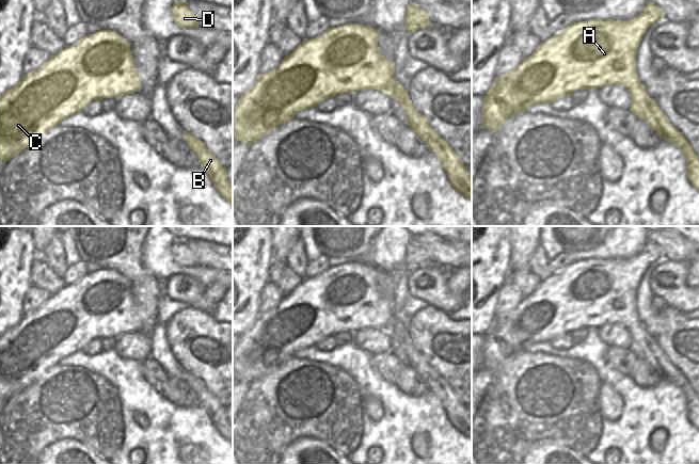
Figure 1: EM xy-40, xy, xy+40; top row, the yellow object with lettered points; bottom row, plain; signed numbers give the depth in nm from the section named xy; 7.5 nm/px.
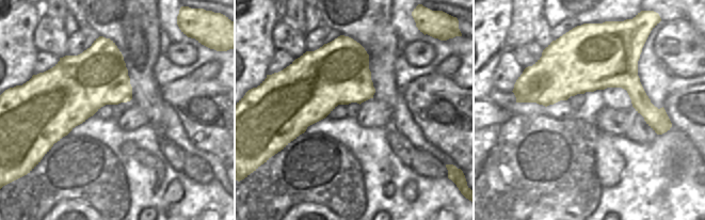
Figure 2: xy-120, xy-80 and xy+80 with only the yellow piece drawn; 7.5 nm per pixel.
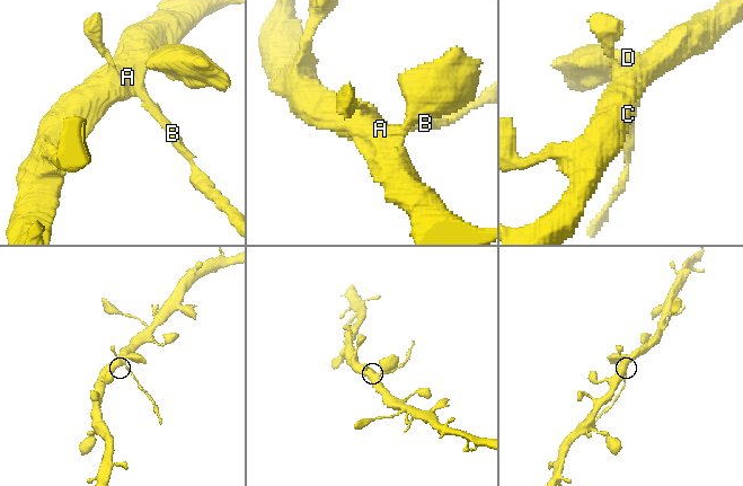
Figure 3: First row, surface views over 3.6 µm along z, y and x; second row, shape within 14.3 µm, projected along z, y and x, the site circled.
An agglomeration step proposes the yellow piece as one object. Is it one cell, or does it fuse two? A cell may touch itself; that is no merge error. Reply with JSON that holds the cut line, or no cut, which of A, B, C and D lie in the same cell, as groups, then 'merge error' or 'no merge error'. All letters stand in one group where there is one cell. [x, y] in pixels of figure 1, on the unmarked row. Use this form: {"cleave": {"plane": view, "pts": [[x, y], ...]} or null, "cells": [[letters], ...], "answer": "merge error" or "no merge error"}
{"cleave": {"plane": "xy+40", "pts": [[649, 335], [640, 356]]}, "cells": [["A", "C", "D"], ["B"]], "answer": "merge error"}

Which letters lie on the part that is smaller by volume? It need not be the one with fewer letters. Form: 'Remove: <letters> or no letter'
Remove: B

